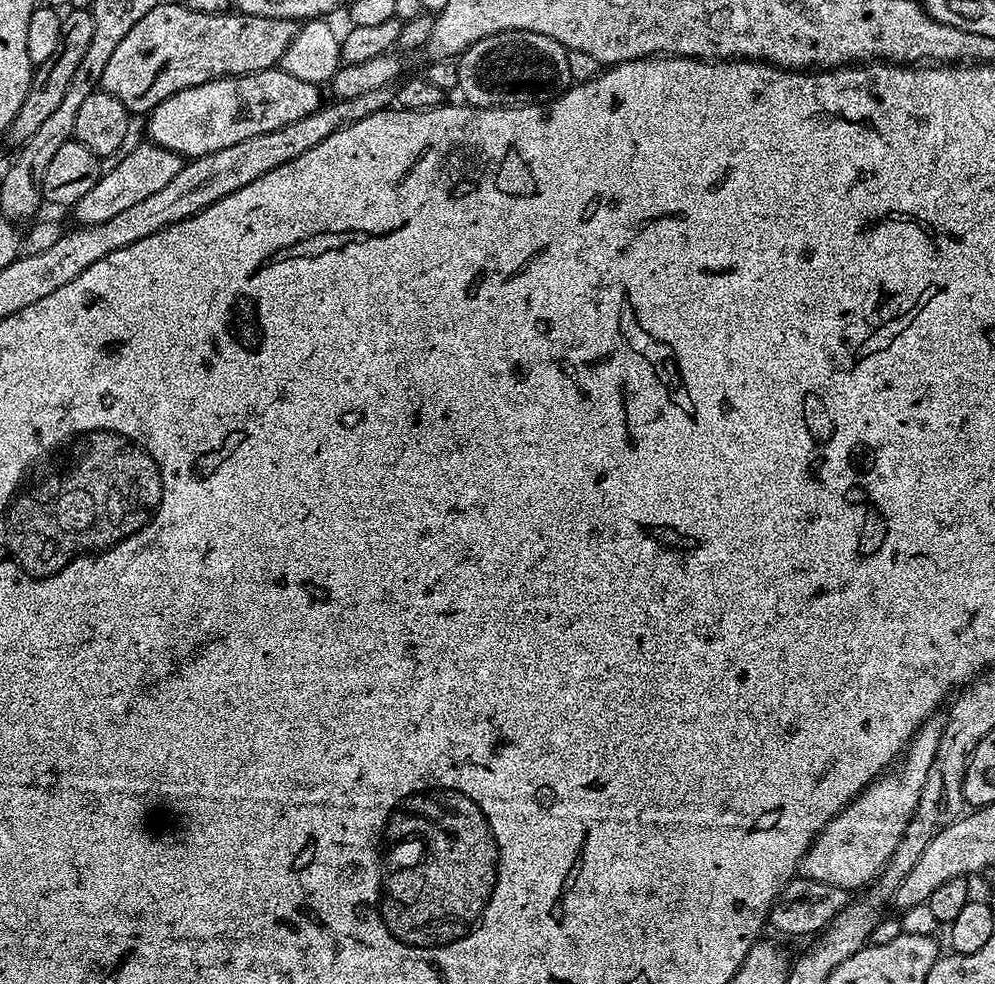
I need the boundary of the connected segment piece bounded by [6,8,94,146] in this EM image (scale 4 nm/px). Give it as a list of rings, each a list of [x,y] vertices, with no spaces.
[[[72,8],[63,13],[60,21],[60,45],[46,62],[35,65],[30,82],[30,90],[18,110],[18,114],[10,122],[6,139],[15,146],[23,146],[41,128],[42,122],[54,114],[54,109],[62,103],[66,94],[66,86],[70,86],[70,78],[74,78],[74,70],[82,63],[86,50],[90,47],[90,38],[94,38],[94,22],[88,8]]]

